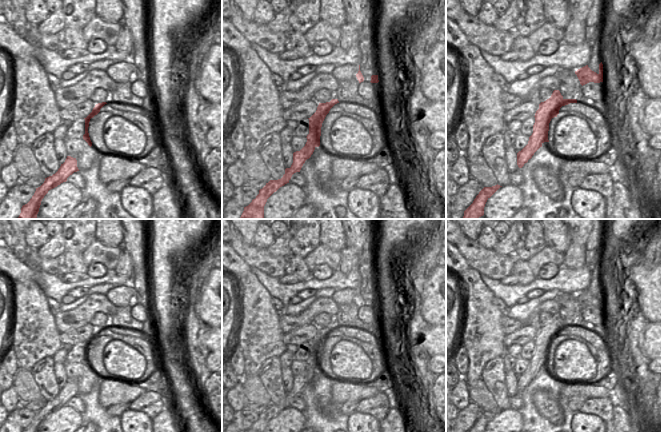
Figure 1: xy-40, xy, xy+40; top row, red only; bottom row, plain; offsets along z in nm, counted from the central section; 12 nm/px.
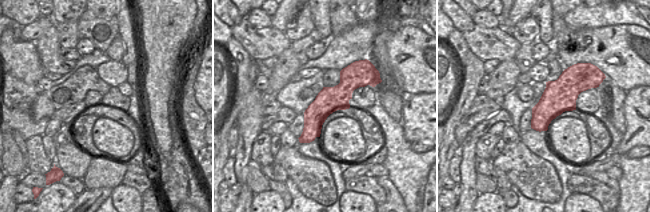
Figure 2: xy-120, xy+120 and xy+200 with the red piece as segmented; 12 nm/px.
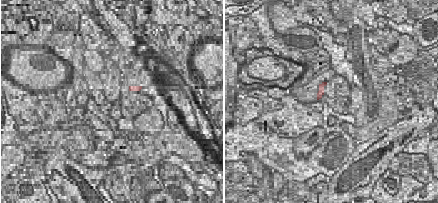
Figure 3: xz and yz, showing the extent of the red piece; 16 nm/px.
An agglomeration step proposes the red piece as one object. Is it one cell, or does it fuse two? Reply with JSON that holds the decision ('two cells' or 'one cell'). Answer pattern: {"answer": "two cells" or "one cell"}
{"answer": "one cell"}

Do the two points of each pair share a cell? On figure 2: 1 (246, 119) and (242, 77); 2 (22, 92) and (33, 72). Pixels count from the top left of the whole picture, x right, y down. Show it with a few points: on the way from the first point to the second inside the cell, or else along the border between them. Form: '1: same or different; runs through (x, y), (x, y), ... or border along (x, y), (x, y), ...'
1: same; runs through (251, 109), (251, 93), (246, 87)
2: different; border along (10, 74), (28, 84), (36, 84)

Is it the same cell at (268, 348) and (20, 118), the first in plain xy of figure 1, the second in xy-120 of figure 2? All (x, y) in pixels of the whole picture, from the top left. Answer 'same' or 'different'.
same

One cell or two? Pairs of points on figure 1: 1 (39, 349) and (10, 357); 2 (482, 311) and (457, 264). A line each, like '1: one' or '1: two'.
1: two
2: two

